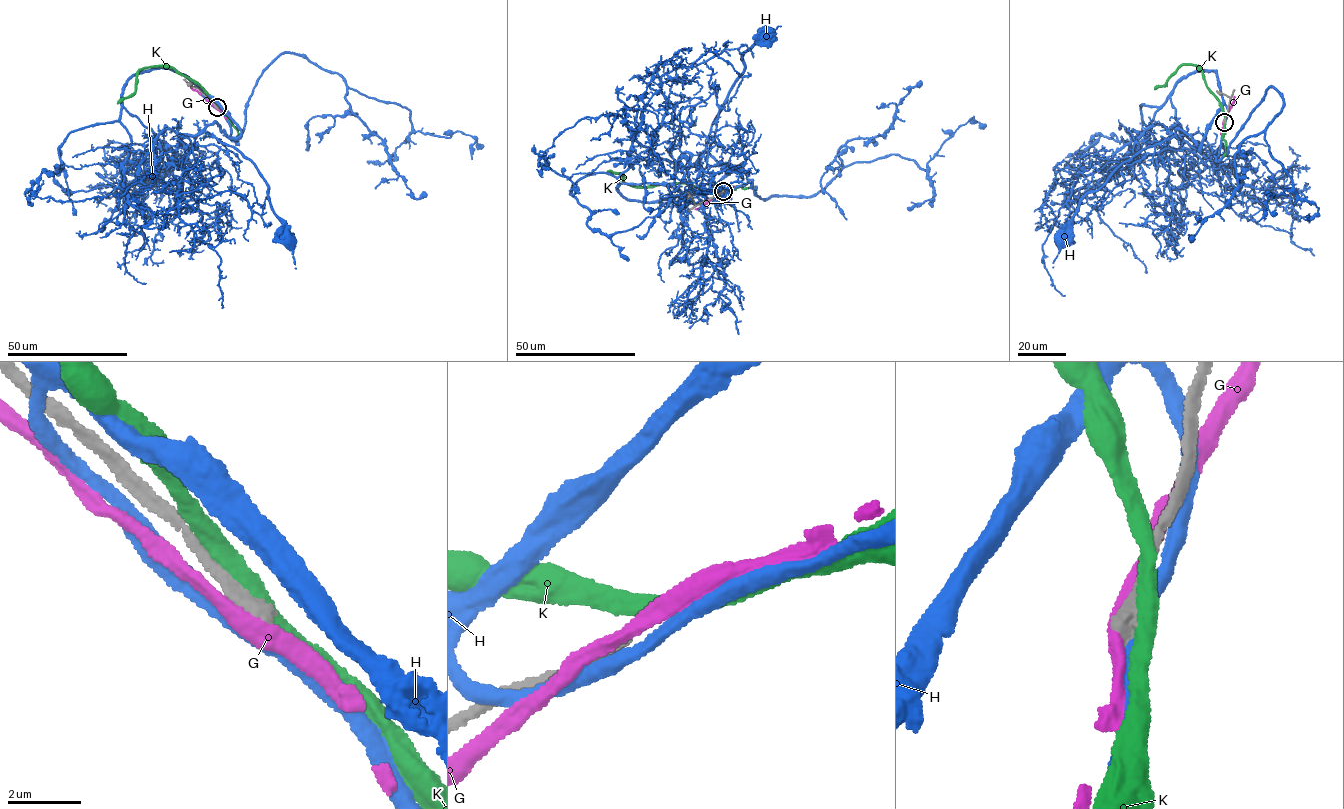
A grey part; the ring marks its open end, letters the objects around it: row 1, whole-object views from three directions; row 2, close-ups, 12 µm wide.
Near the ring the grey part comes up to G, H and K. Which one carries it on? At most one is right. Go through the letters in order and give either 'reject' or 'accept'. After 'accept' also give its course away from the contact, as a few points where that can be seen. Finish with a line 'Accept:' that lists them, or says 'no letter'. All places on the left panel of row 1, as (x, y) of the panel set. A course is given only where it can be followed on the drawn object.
G: reject
H: reject
K: reject
Accept: no letter

